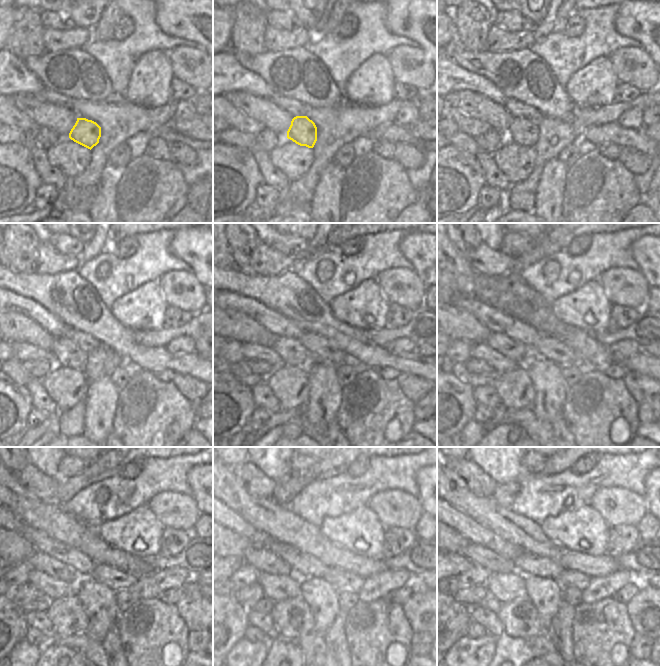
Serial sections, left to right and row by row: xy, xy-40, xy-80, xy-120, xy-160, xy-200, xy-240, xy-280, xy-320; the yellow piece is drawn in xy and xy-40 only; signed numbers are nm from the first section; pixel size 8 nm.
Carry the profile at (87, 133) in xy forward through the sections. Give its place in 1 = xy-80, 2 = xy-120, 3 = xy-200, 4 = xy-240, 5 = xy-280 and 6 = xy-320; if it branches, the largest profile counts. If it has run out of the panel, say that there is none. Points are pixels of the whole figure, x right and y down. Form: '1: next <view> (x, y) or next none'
1: next xy-80 (520, 131)
2: next xy-120 (65, 351)
3: next xy-200 (517, 352)
4: next xy-240 (40, 562)
5: next xy-280 (260, 557)
6: next xy-320 (477, 555)

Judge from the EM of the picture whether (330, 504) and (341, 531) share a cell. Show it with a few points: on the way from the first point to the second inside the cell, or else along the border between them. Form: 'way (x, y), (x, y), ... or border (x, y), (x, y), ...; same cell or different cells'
border (357, 508), (335, 517), (325, 517), (318, 527); different cells

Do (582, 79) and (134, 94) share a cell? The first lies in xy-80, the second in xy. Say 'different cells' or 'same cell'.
same cell

